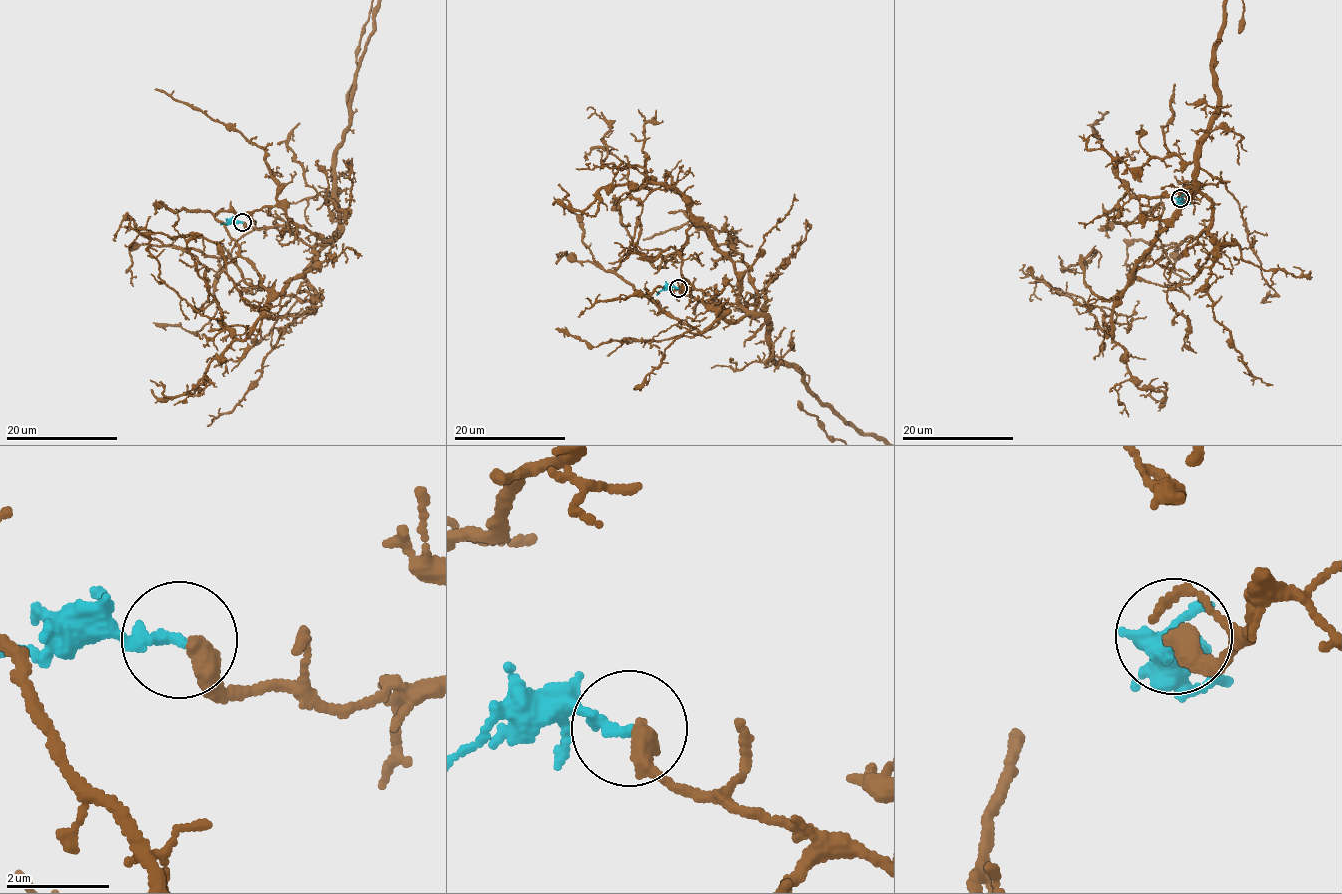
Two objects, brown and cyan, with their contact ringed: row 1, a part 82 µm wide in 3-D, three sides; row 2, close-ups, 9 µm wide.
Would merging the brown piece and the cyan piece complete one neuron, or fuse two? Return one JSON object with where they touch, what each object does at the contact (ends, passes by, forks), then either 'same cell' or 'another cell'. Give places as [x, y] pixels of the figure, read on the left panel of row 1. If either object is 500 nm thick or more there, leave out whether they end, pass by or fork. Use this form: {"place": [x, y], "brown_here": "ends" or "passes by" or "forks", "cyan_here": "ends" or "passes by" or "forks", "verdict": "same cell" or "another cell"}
{"place": [242, 222], "brown_here": "ends", "cyan_here": "ends", "verdict": "same cell"}

